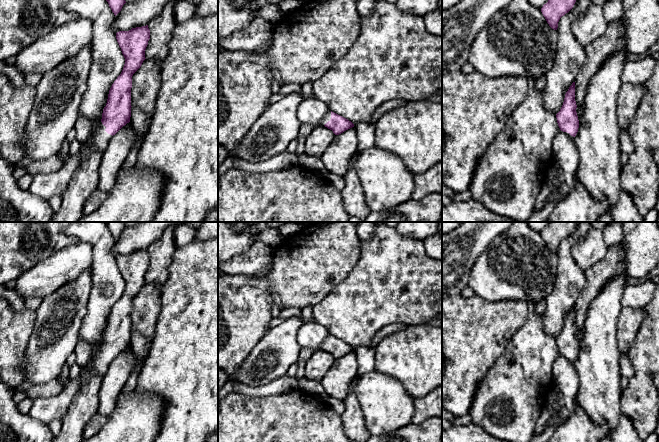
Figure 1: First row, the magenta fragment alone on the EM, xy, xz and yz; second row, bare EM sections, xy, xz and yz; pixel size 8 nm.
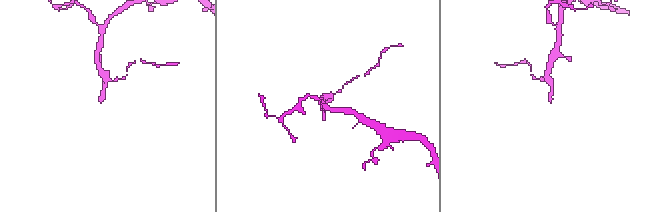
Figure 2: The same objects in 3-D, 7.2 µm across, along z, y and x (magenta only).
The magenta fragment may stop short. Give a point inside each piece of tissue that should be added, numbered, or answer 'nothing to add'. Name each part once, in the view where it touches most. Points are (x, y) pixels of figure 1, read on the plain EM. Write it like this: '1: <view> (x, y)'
1: xy (100, 363)

